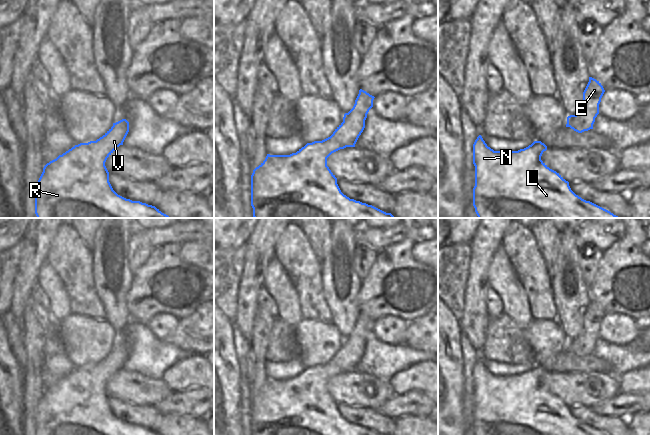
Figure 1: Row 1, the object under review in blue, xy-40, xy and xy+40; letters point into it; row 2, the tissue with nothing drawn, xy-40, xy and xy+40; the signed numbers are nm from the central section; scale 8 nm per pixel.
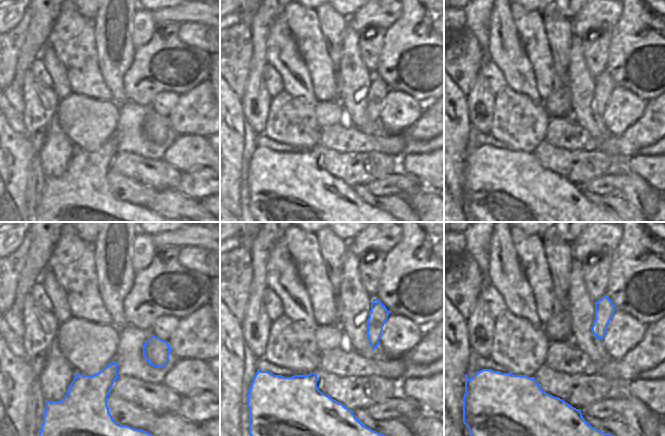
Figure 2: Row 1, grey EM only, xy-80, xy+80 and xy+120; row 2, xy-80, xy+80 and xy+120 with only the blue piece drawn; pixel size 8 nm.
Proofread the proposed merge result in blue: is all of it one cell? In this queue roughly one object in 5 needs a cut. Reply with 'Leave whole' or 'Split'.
Leave whole

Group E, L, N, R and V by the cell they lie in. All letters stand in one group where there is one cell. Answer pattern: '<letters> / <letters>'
E L N R V

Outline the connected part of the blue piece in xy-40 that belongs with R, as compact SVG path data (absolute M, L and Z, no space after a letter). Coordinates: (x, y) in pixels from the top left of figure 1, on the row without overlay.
M122 343L99 363L75 369L56 383L47 387L37 406L35 435L159 435L155 430L132 425L118 419L109 406L109 396L105 390L107 382L120 370L129 356L129 346Z

